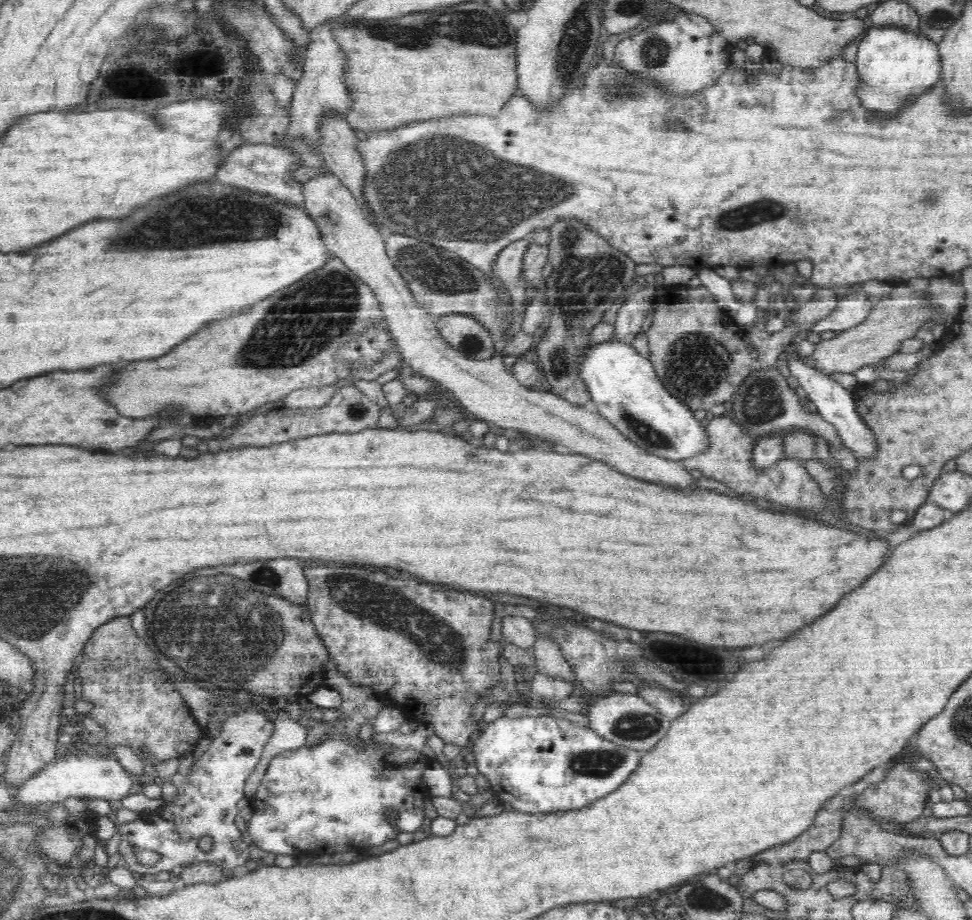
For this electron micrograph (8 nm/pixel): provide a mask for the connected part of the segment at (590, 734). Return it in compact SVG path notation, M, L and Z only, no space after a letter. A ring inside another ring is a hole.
M545 715L498 718L486 724L485 730L475 737L471 747L474 751L475 766L480 776L488 778L493 798L502 804L510 804L512 811L523 813L580 810L611 791L617 791L638 768L644 756L640 747L624 748L576 722Z

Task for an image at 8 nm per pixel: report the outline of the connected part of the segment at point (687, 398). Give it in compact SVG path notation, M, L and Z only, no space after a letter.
M662 285L656 292L649 314L650 328L645 328L644 333L650 362L666 390L694 411L700 408L709 411L714 405L731 401L744 379L756 370L754 351L744 343L744 328L726 315L726 310L718 306L716 296L708 288Z

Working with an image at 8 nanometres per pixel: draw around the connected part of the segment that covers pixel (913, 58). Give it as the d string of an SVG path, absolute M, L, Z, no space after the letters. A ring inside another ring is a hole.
M871 26L858 40L855 65L862 86L856 87L859 102L875 116L896 116L914 98L924 95L939 82L940 58L936 43L918 32L916 35L902 27Z

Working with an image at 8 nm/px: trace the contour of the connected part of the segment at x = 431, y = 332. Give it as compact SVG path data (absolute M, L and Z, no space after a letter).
M328 171L316 174L306 180L305 211L318 227L323 243L332 255L340 258L378 297L384 313L383 321L388 324L391 336L399 348L402 359L410 368L437 380L446 390L452 390L458 403L464 406L471 418L494 422L502 428L536 434L544 441L562 444L568 452L586 454L591 459L606 463L615 471L647 483L659 484L692 494L701 490L696 479L679 461L654 456L628 440L599 412L594 402L574 405L554 394L550 389L528 390L514 378L504 366L500 352L494 358L476 360L464 356L444 340L435 327L435 318L428 315L424 307L411 294L403 276L392 265L385 249L382 231L371 226L369 219L356 202L354 196Z

